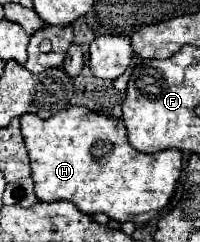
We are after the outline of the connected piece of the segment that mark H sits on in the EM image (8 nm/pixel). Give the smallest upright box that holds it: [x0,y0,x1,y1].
[20,107,182,224]

